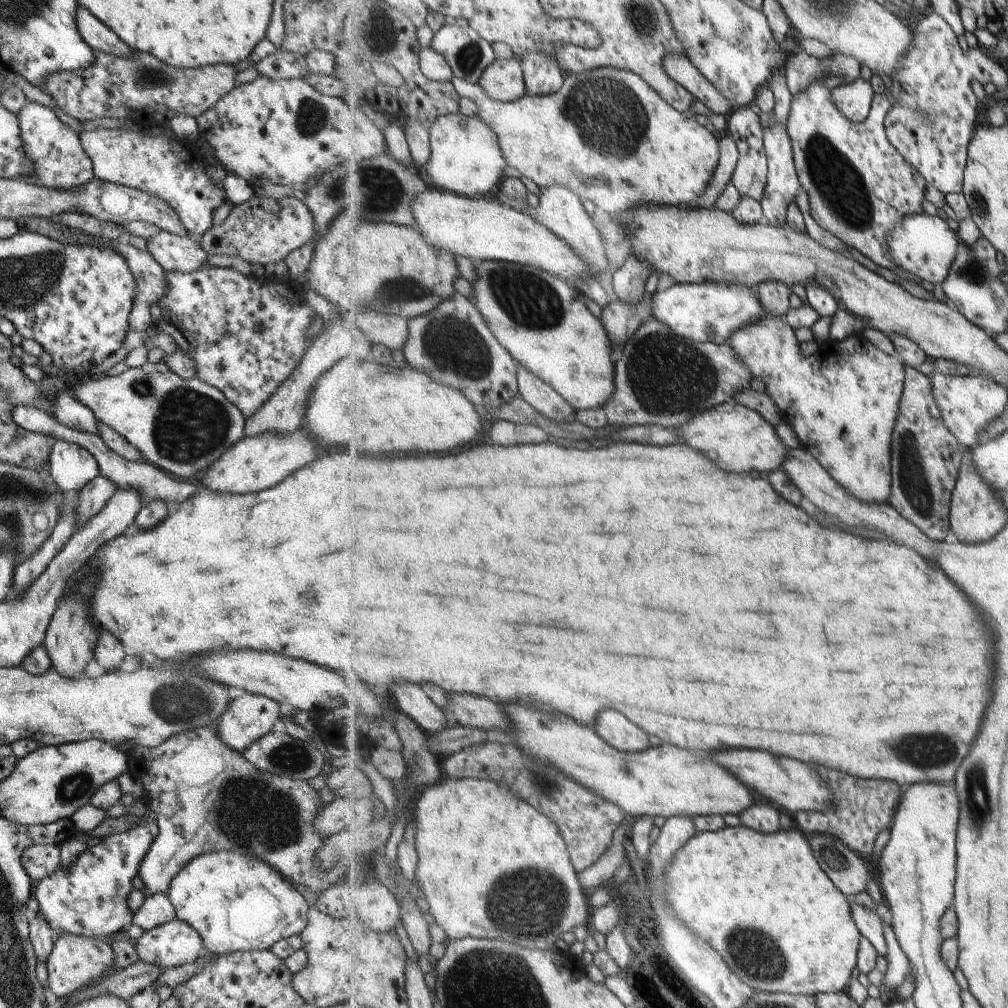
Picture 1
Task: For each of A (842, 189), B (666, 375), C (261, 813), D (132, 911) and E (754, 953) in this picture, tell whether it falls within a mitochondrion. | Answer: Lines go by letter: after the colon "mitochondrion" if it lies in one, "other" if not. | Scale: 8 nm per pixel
A: mitochondrion
B: mitochondrion
C: mitochondrion
D: other
E: mitochondrion

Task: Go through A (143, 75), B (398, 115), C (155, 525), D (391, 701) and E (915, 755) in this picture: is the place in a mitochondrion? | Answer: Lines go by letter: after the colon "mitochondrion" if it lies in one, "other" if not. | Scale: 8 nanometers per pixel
A: mitochondrion
B: other
C: other
D: other
E: mitochondrion

